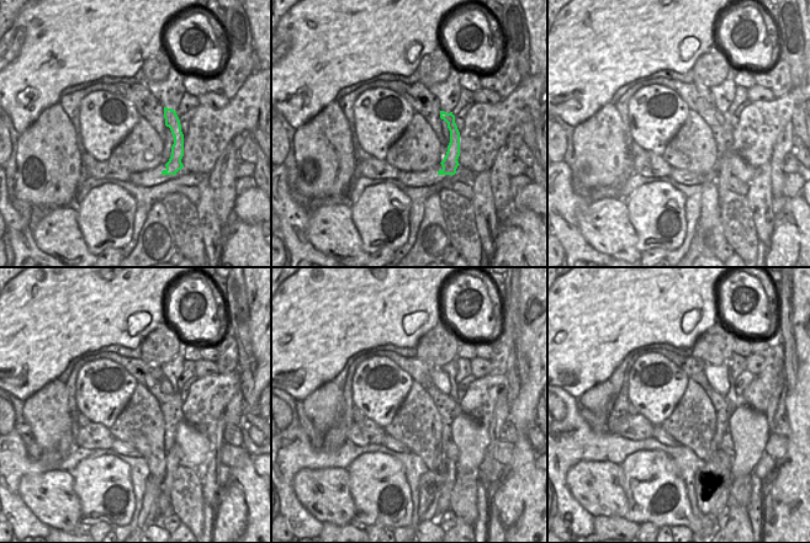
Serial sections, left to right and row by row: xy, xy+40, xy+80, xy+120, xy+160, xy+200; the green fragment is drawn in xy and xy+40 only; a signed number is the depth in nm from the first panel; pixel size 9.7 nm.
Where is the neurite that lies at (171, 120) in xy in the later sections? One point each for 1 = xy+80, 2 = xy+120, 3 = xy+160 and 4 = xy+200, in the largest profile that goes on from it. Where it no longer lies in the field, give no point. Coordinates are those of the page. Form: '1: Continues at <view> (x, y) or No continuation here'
1: Continues at xy+80 (724, 166)
2: Continues at xy+120 (171, 463)
3: Continues at xy+160 (444, 501)
4: Continues at xy+200 (721, 501).

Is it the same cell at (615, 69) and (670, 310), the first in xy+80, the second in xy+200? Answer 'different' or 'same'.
same

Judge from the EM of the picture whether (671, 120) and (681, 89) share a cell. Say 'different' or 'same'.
different

